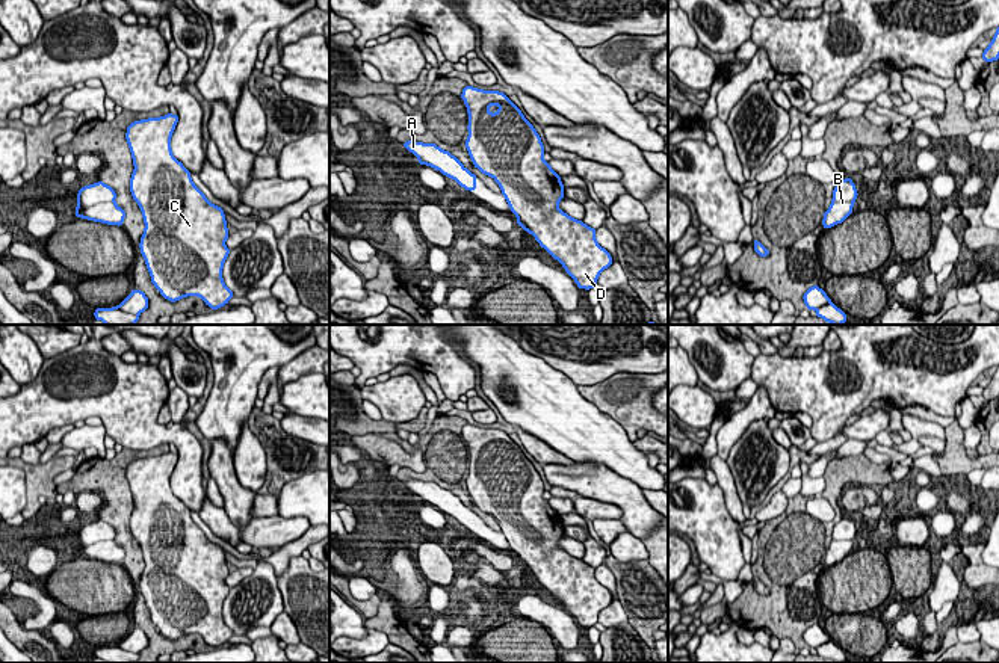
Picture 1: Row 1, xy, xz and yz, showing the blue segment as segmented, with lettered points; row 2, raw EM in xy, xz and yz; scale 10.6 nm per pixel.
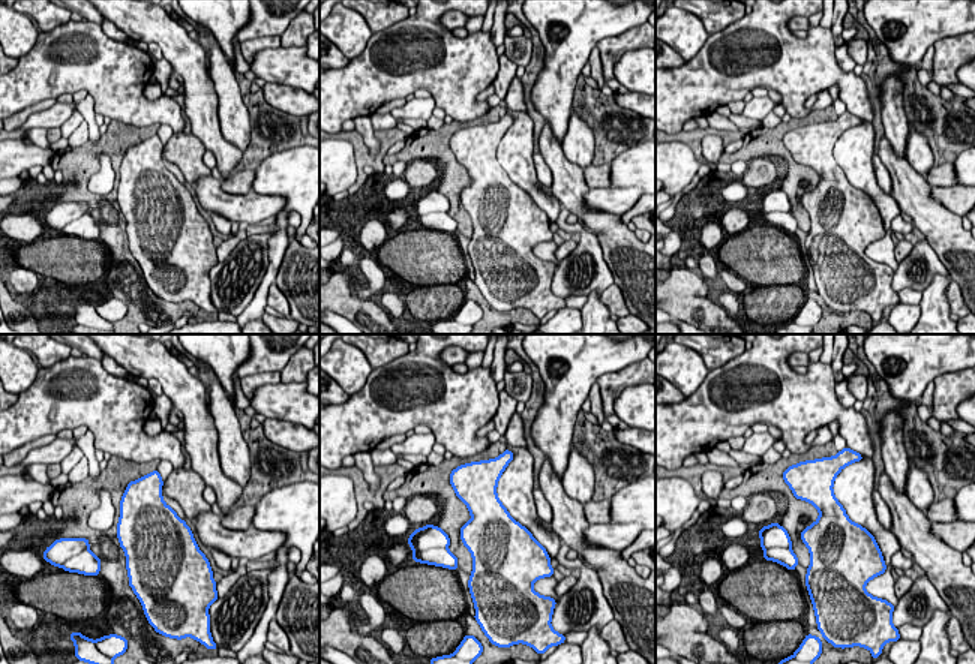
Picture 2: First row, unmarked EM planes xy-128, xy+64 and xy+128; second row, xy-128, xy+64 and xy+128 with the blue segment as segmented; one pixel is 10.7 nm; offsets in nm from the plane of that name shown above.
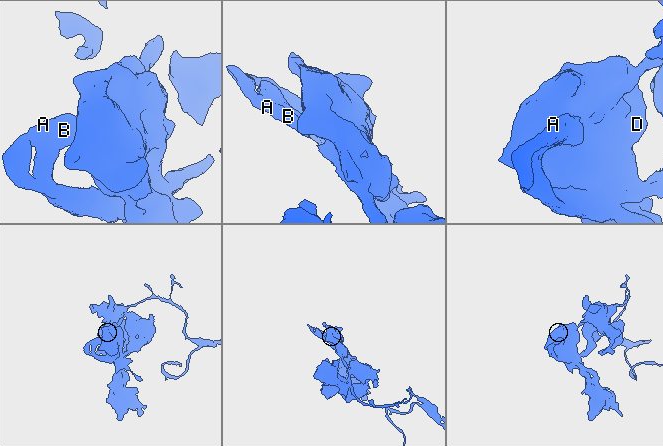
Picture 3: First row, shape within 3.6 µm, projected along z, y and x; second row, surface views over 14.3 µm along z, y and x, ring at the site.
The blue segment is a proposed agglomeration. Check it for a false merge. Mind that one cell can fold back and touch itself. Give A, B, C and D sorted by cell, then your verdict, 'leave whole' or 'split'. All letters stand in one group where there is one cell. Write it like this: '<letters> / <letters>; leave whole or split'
A B C D; leave whole

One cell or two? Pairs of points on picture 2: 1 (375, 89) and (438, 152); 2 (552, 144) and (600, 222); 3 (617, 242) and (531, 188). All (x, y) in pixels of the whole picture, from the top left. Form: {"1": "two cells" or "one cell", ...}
{"1": "two cells", "2": "one cell", "3": "two cells"}

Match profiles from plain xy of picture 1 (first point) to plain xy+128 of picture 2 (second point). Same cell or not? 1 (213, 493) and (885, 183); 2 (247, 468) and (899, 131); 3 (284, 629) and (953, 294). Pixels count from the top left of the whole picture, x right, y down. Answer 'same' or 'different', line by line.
1: same
2: different
3: same

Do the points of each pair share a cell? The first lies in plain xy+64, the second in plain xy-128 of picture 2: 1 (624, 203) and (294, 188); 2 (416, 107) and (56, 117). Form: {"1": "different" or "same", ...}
{"1": "different", "2": "same"}

